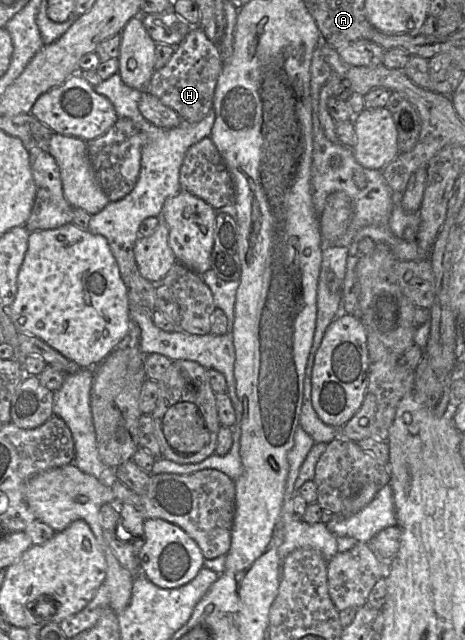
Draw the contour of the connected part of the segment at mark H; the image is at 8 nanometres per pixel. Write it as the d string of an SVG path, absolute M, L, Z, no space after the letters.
M192 26L174 50L169 61L152 76L149 92L172 108L182 122L201 121L212 109L215 86L222 68L217 44L210 41L199 26Z

